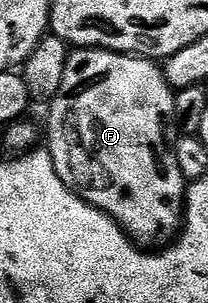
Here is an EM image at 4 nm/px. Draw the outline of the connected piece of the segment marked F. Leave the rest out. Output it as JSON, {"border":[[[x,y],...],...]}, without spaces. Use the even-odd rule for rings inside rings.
{"border":[[[88,47],[67,54],[58,91],[48,103],[50,116],[46,119],[46,131],[44,127],[44,143],[60,181],[84,202],[114,219],[142,249],[173,240],[184,217],[184,180],[168,150],[166,131],[162,128],[162,122],[173,112],[174,97],[175,92],[167,85],[155,60]]]}

